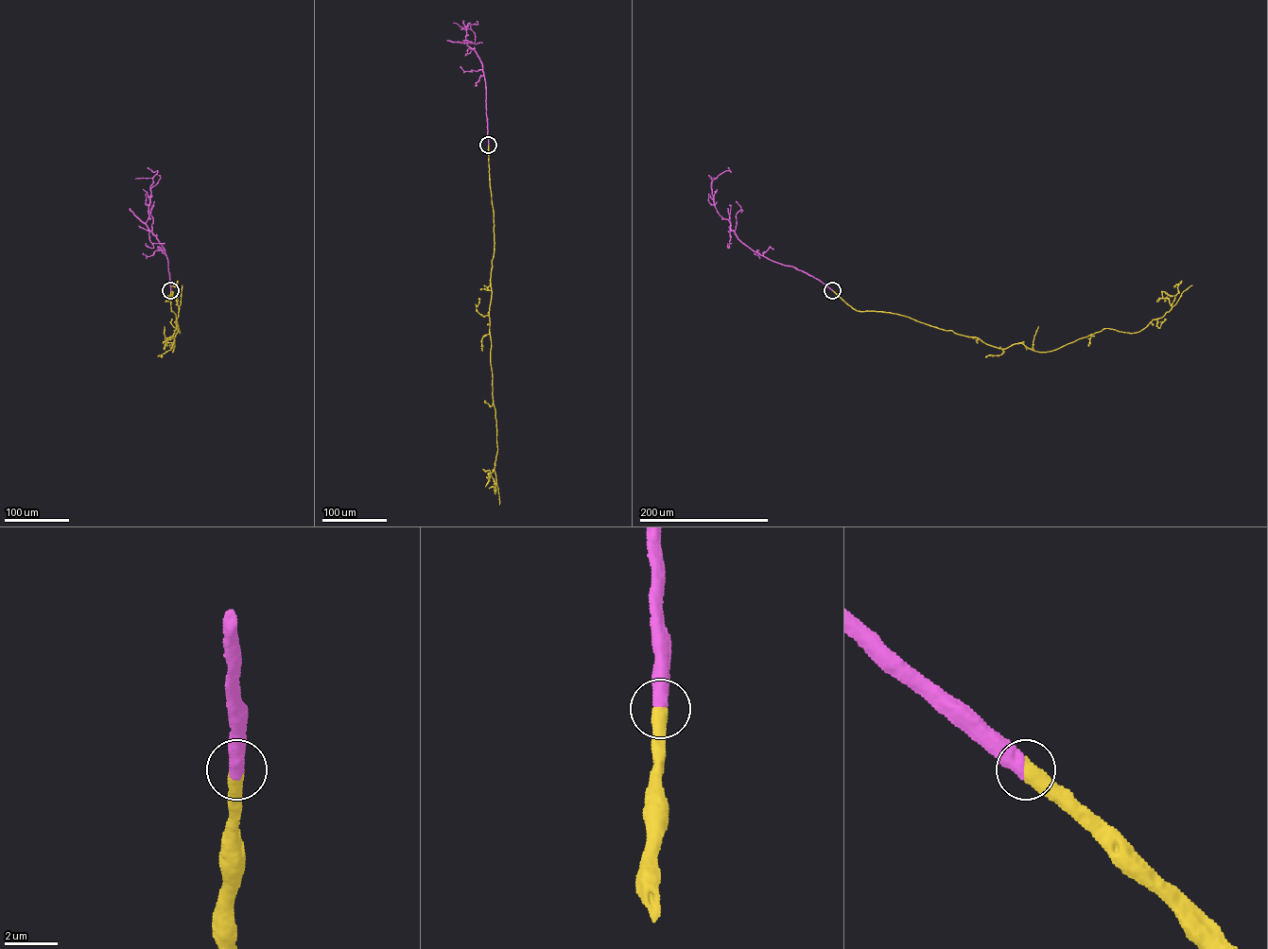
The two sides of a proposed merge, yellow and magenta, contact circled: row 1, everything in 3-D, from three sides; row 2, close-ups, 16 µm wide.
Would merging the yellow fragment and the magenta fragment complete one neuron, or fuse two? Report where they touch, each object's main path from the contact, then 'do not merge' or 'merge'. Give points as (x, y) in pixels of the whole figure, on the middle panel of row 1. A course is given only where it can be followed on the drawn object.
place (488, 145); course yellow (488, 145), (494, 242), (489, 311), (490, 360), (497, 451), (495, 465), (496, 484), (491, 474), (485, 487); course magenta (488, 145), (482, 64), (475, 50), (463, 43), (470, 24), (475, 42), (465, 41); merge

